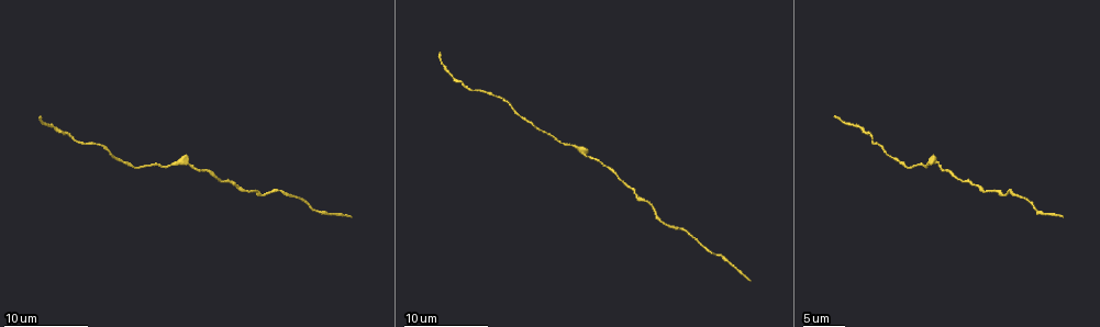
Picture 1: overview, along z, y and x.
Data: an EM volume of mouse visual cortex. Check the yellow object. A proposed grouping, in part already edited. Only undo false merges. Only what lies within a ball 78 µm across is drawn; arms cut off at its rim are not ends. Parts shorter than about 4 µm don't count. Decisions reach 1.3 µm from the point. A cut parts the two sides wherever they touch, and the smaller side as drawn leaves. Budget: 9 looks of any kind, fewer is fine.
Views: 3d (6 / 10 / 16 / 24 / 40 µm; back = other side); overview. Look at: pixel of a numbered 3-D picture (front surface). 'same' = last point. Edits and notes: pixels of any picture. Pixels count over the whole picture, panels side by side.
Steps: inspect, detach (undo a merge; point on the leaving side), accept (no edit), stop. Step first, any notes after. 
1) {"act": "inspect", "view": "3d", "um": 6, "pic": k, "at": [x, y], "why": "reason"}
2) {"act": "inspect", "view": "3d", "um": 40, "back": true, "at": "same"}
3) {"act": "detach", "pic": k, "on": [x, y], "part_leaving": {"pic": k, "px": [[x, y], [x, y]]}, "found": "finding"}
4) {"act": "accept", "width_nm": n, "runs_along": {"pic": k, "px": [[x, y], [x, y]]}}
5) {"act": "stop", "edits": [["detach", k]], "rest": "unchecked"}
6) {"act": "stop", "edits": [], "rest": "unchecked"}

{"act": "inspect", "view": "3d", "um": 10, "pic": 1, "at": [249, 191], "why": "thin neck"}

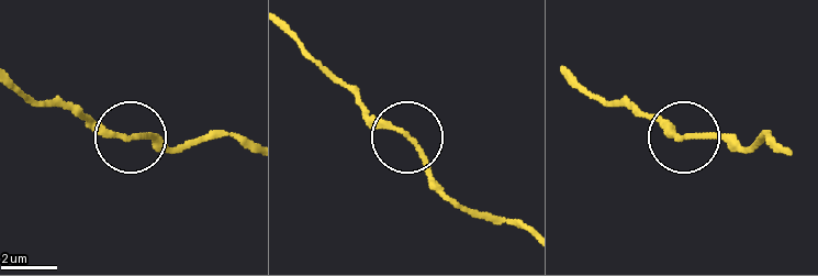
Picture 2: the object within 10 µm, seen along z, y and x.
{"act": "inspect", "view": "3d", "um": 6, "pic": 2, "at": [406, 135]}

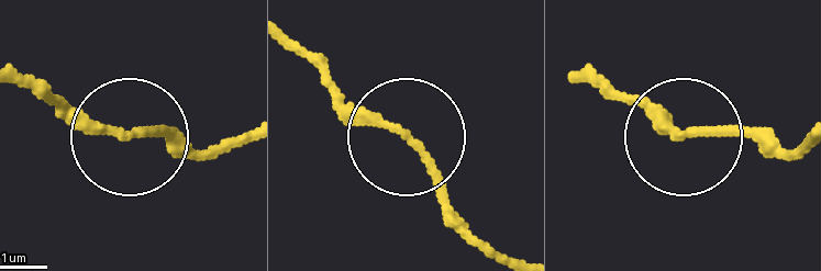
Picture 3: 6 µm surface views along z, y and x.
{"act": "accept", "found": "all the same neuron"}

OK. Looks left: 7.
{"act": "inspect", "view": "3d", "um": 10, "pic": 1, "at": [68, 136], "why": "calibre changes"}

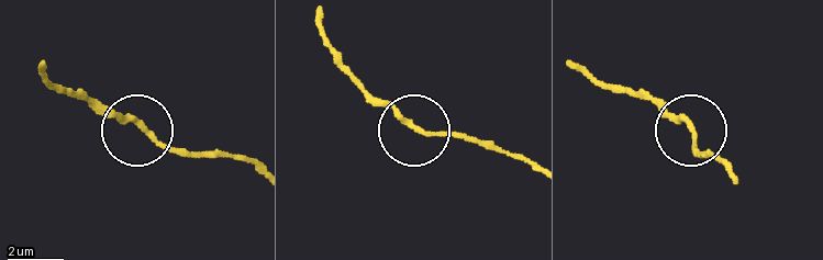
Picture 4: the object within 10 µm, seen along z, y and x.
{"act": "accept", "runs_along": {"pic": 4, "px": [[534, 167], [442, 132], [413, 130], [345, 70]]}, "found": "one neuron here"}

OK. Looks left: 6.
{"act": "inspect", "view": "3d", "um": 16, "pic": 1, "at": [173, 163], "why": "sudden change in width"}

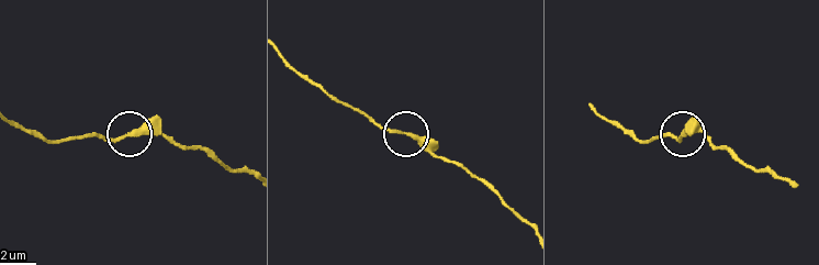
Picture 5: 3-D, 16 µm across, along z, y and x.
{"act": "accept", "runs_along": {"pic": 5, "px": [[450, 163], [407, 133], [377, 124], [356, 111]]}, "found": "continuous, no second neuron"}

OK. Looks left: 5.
{"act": "inspect", "view": "3d", "um": 6, "pic": 1, "at": [119, 159], "why": "thick turns thin"}

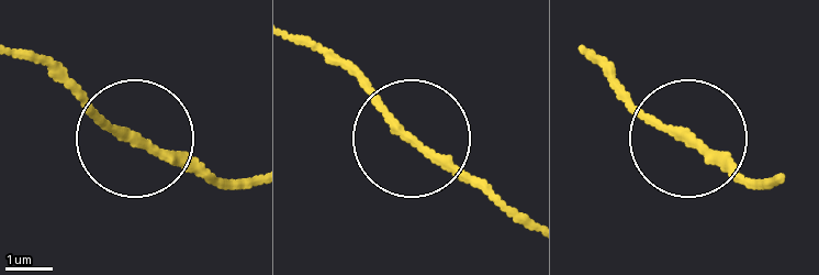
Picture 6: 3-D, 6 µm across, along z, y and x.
{"act": "inspect", "view": "3d", "um": 6, "back": true, "pic": 6, "at": [405, 133]}

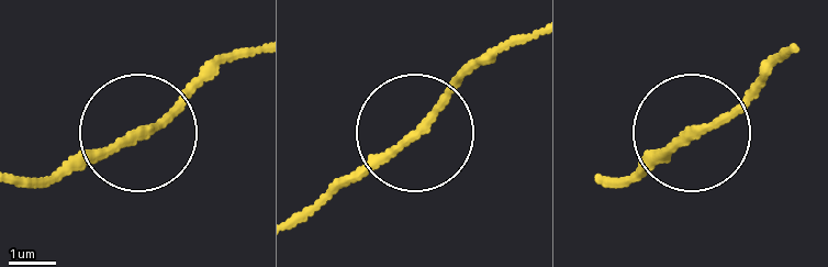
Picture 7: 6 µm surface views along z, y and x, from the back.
{"act": "accept", "width_nm": 160, "runs_along": {"pic": 7, "px": [[302, 219], [396, 152], [488, 49]]}, "found": "one neuron here"}

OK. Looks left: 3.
{"act": "stop", "edits": [], "rest": "unchecked"}

